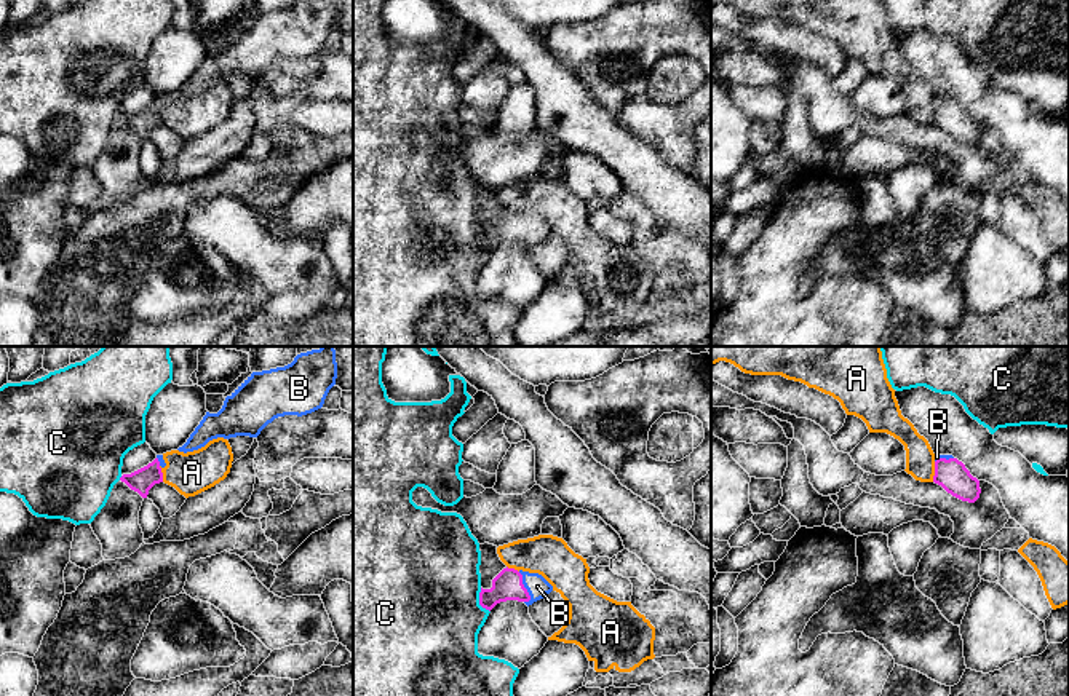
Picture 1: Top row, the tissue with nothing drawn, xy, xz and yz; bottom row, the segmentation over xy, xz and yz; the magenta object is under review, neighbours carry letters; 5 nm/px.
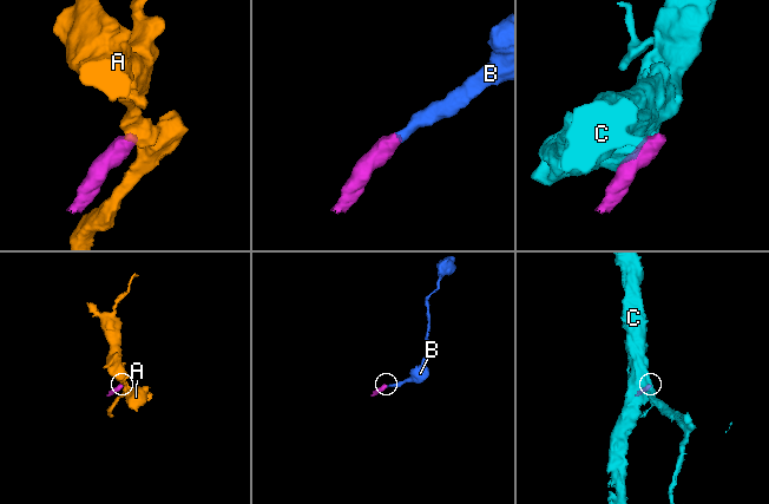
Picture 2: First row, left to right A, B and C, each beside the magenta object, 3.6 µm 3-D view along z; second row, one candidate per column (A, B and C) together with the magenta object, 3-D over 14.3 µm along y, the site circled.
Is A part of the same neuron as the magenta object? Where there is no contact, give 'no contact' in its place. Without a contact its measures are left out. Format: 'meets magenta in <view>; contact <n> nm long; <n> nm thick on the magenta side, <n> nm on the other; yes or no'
meets magenta in yz; contact 110 nm long; 160 nm thick on the magenta side, 140 nm on the other; no

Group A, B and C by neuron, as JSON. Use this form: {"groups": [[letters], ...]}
{"groups": [["A"], ["B"], ["C"]]}

